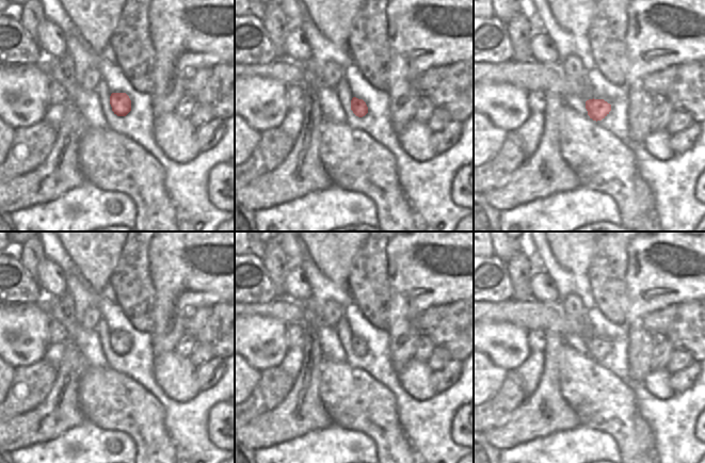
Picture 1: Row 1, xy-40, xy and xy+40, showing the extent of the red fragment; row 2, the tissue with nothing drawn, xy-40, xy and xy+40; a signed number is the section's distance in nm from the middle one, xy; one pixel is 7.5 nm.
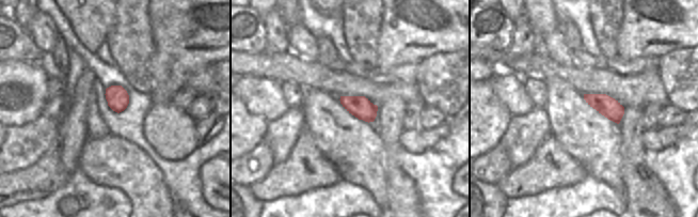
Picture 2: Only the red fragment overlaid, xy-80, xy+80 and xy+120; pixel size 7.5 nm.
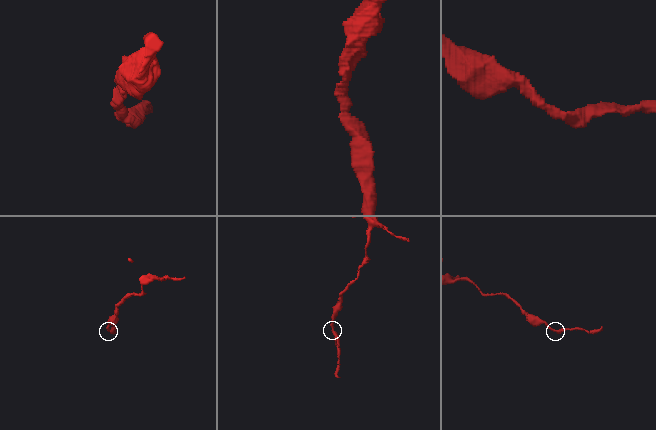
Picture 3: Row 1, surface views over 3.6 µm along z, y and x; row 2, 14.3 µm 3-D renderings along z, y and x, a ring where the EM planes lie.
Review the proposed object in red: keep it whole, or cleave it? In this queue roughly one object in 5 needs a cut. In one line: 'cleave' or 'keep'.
keep

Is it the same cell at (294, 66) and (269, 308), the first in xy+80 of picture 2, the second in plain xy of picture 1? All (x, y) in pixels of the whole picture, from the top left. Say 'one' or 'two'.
one

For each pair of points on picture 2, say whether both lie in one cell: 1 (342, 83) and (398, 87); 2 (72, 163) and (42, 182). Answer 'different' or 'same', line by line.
1: same
2: different

